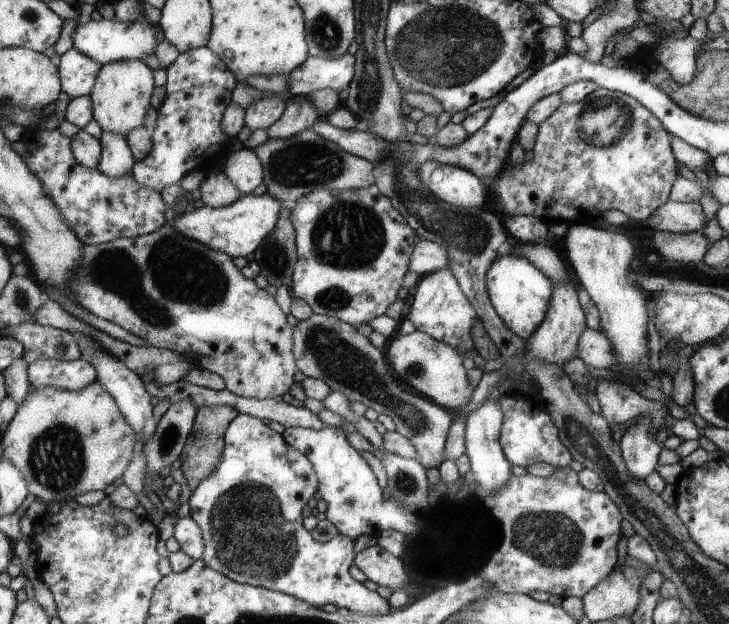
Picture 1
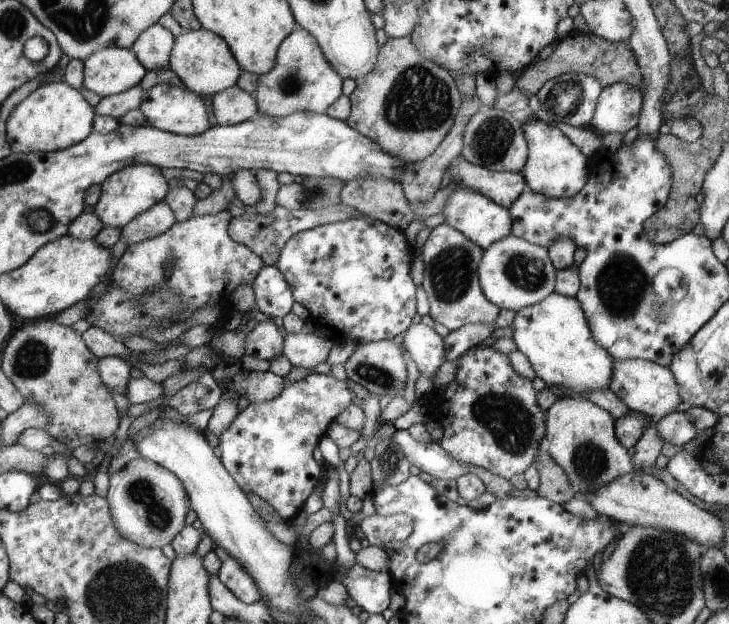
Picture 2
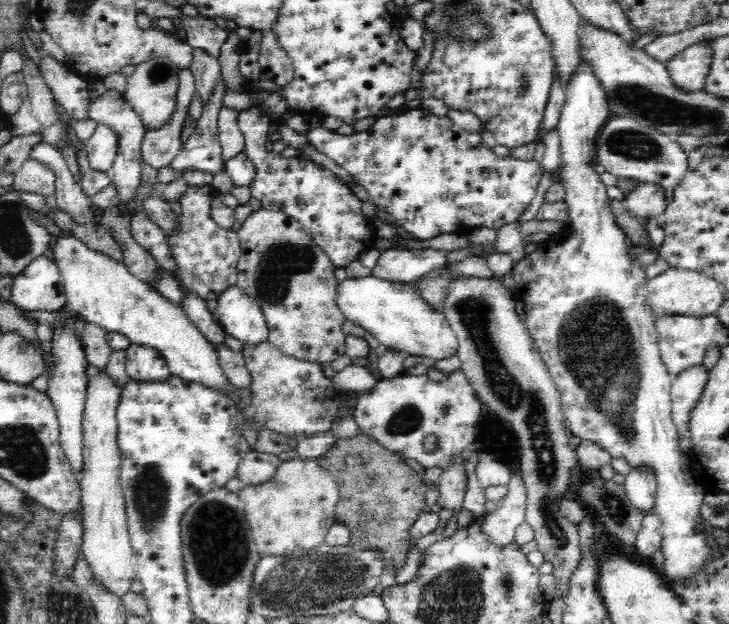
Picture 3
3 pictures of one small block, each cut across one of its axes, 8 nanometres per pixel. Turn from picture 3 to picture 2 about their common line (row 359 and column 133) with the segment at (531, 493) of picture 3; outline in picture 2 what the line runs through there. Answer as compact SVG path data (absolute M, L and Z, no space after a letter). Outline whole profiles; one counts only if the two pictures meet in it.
M138 457L109 476L106 500L110 501L115 530L125 540L143 548L162 548L185 526L190 497L178 476L160 464Z

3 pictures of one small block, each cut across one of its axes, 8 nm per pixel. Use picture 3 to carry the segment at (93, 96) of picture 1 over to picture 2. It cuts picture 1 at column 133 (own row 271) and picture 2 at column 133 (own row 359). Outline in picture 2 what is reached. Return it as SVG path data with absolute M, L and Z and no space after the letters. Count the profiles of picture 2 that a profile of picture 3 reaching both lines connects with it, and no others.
M129 164L103 179L99 200L93 205L93 212L103 227L123 228L134 216L161 201L168 193L167 189L167 181L160 168L150 164Z

